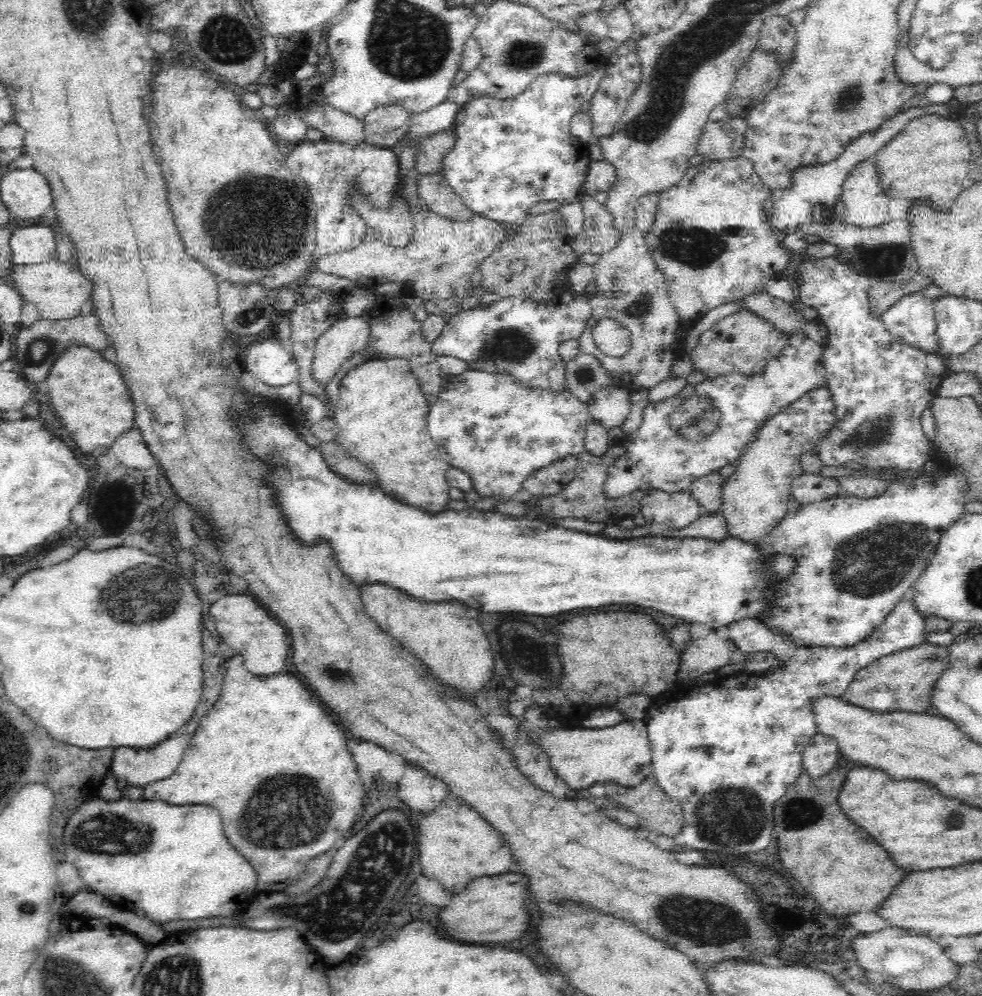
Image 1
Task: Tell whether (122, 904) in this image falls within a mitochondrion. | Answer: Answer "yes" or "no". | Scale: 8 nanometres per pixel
no

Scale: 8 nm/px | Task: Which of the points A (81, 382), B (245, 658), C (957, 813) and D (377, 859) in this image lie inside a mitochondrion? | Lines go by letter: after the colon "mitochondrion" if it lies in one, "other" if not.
A: other
B: other
C: mitochondrion
D: mitochondrion

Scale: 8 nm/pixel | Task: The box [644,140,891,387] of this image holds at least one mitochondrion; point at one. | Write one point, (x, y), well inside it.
(694, 248)

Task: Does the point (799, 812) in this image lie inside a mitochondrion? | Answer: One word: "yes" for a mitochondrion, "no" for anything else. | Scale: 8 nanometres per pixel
yes

